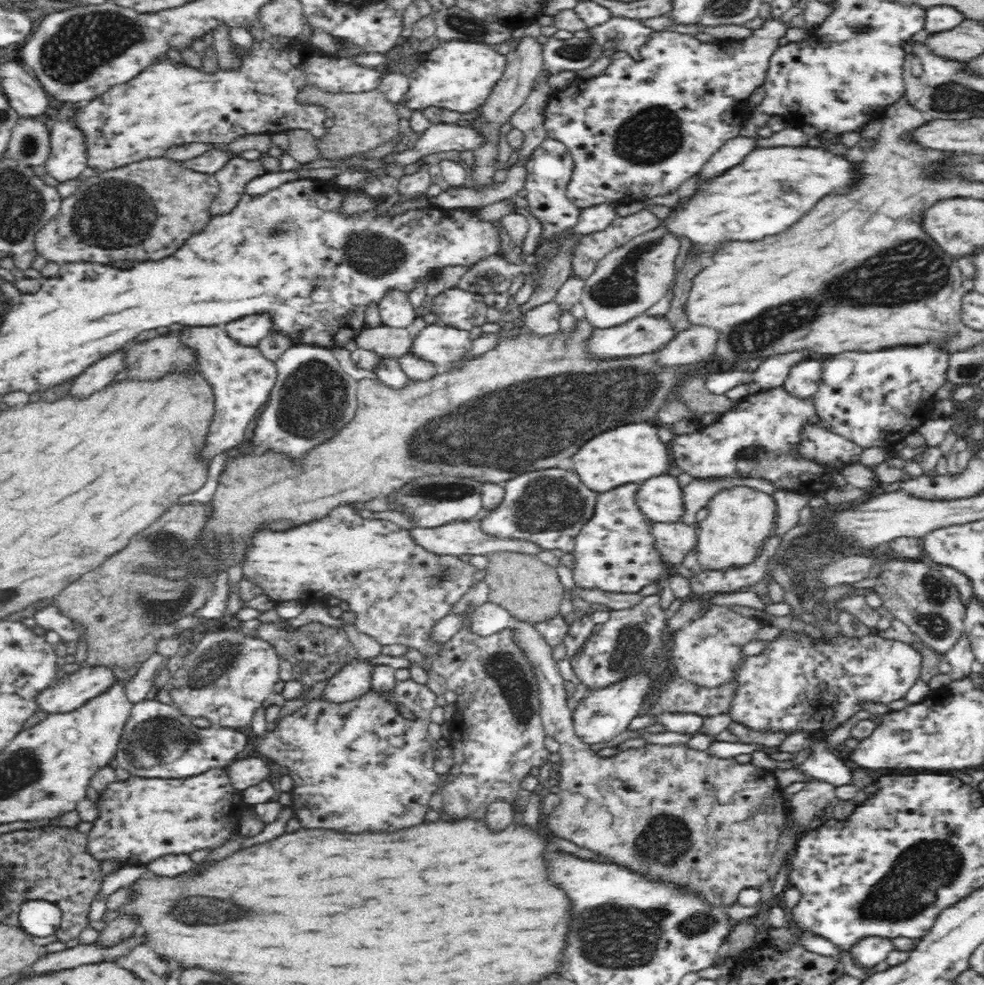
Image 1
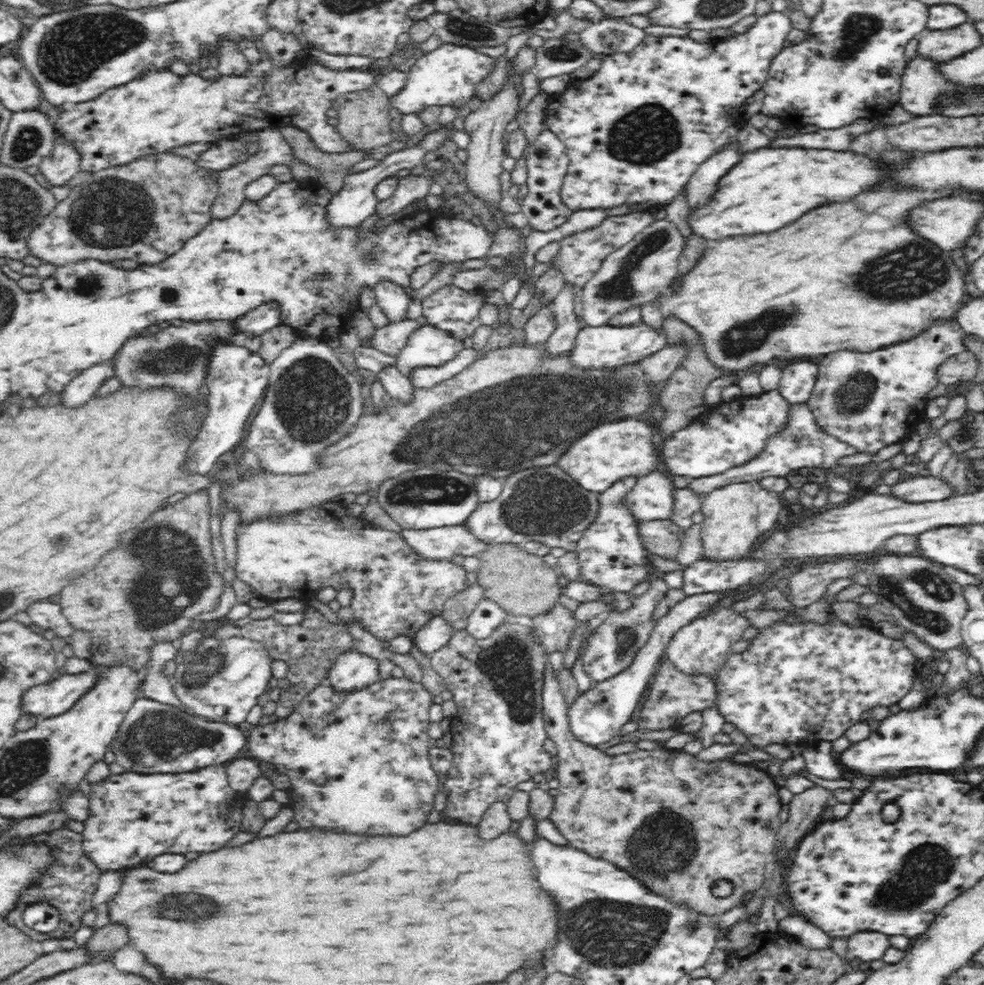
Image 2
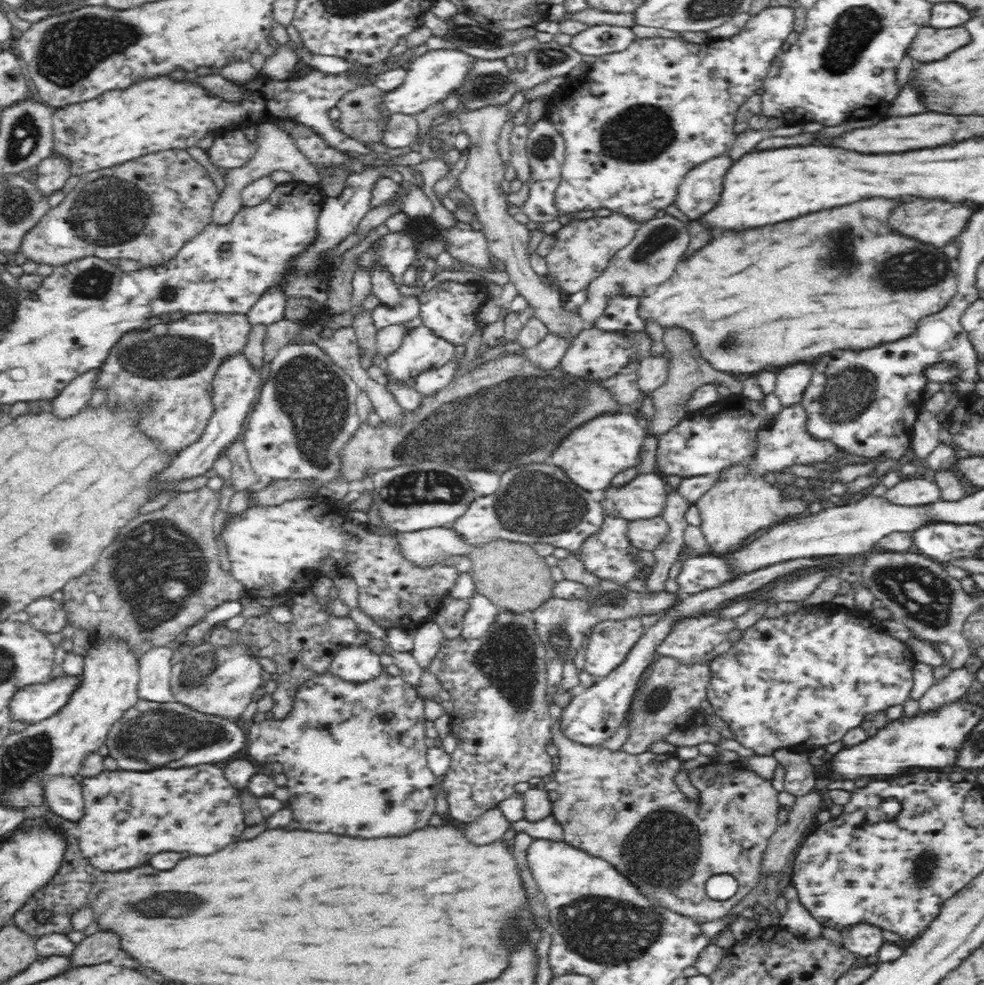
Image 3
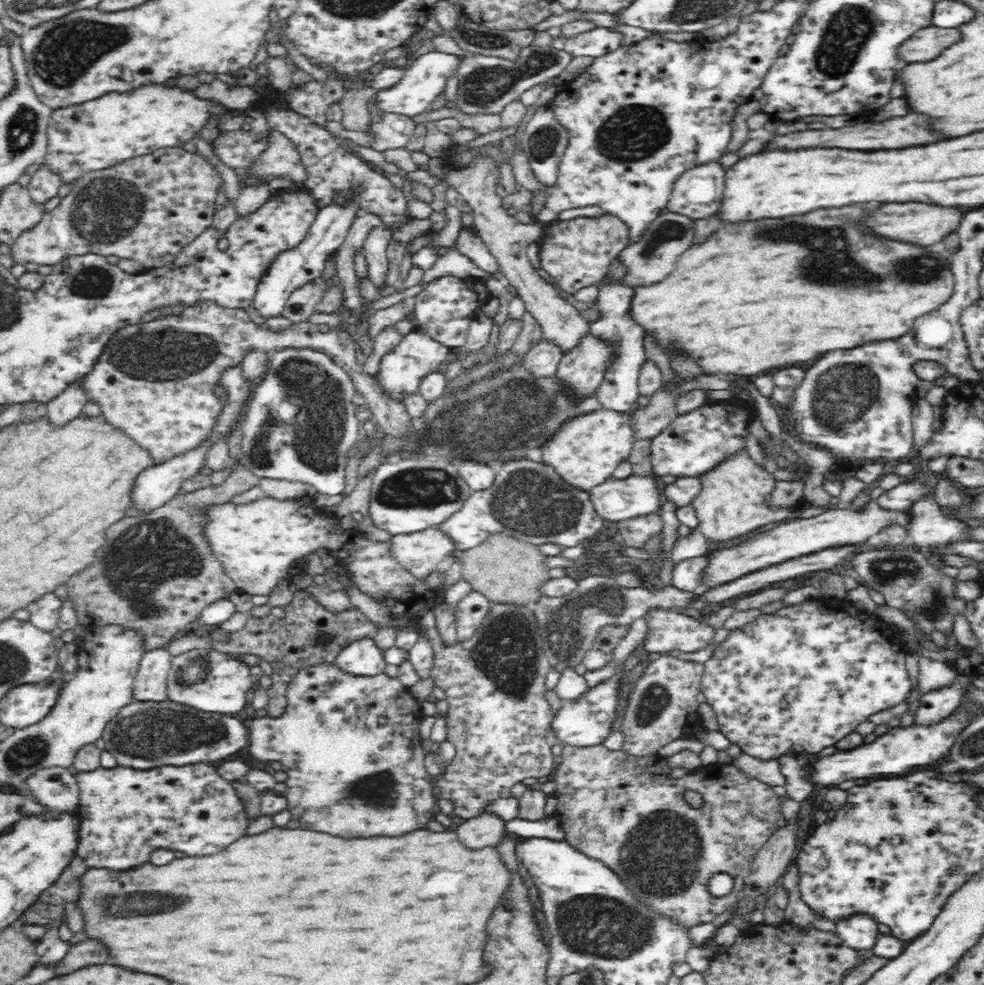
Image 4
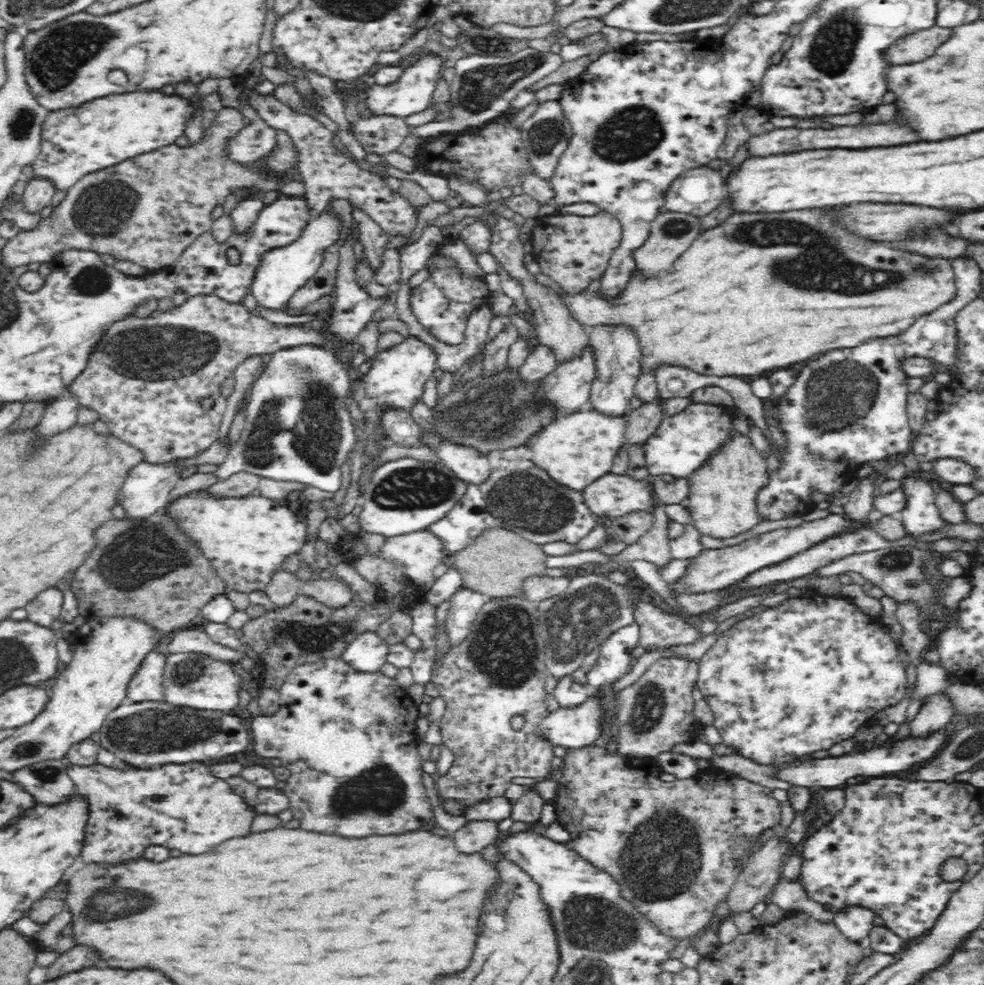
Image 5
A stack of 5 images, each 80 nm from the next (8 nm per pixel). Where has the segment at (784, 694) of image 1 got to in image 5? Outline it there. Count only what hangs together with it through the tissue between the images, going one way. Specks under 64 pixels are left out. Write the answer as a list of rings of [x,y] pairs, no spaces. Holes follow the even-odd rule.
[[[806,593],[797,598],[783,600],[775,607],[766,608],[754,616],[736,622],[721,633],[716,644],[698,661],[698,689],[702,692],[703,700],[714,712],[714,728],[722,735],[722,742],[728,751],[734,749],[738,755],[760,764],[781,766],[782,764],[790,764],[798,760],[798,756],[811,756],[818,750],[828,751],[828,748],[832,748],[836,742],[854,736],[856,730],[864,722],[868,722],[874,717],[874,714],[901,702],[909,687],[906,669],[904,669],[904,662],[900,658],[900,646],[894,642],[885,628],[880,616],[872,616],[862,612],[848,599]]]

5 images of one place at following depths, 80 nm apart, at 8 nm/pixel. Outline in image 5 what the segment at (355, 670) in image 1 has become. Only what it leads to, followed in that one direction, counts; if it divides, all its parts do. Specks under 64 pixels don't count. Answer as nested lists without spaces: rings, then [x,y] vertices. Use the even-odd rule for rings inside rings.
[[[364,632],[348,644],[339,656],[346,664],[360,672],[378,672],[387,663],[389,645],[376,632]]]

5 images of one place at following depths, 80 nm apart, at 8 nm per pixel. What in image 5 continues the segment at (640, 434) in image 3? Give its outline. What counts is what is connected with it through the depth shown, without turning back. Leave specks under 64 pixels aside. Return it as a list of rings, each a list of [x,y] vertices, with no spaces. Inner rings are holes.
[[[596,408],[556,418],[555,422],[542,430],[548,432],[538,436],[540,440],[536,440],[532,448],[526,448],[528,457],[540,468],[546,469],[556,482],[576,491],[584,491],[610,473],[620,450],[628,447],[625,416],[602,413]]]

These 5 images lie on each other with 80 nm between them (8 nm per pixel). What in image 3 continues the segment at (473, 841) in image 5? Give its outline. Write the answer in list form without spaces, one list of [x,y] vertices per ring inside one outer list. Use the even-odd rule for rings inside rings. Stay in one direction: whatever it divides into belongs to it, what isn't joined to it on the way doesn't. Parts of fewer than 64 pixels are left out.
[[[492,807],[480,816],[474,824],[468,824],[468,836],[476,840],[476,844],[490,844],[492,840],[498,840],[504,836],[504,832],[512,824],[507,820],[506,815],[502,813],[500,807]]]

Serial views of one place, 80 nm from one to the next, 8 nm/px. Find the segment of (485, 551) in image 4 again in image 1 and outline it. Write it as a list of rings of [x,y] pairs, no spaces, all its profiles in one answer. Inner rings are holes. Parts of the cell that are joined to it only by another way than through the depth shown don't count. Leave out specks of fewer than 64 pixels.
[[[518,552],[487,556],[490,560],[484,582],[489,588],[488,601],[500,605],[514,618],[530,624],[546,622],[568,608],[568,593],[558,579],[556,569],[540,561],[535,555]]]

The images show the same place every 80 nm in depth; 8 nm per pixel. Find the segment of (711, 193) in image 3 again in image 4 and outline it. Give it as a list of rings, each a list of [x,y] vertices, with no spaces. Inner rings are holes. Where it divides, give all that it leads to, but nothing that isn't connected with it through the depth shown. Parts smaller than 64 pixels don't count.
[[[712,161],[684,172],[674,184],[667,206],[669,213],[686,216],[692,221],[715,214],[723,200],[726,171],[720,162]]]

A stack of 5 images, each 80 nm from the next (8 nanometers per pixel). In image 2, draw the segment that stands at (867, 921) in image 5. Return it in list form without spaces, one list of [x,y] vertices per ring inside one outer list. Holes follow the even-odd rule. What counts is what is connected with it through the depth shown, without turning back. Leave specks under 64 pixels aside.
[[[858,932],[847,943],[852,956],[860,962],[880,960],[891,946],[888,937],[879,932]]]

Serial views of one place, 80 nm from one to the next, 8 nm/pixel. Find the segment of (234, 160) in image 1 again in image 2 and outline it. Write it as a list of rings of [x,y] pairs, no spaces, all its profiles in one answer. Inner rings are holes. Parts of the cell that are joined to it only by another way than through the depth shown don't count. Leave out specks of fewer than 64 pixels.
[[[264,128],[263,131],[256,132],[259,138],[259,150],[249,155],[248,158],[232,163],[228,168],[218,172],[217,185],[219,191],[211,207],[211,216],[216,220],[224,220],[225,217],[232,216],[245,200],[245,188],[253,180],[270,173],[273,164],[283,164],[293,161],[293,154],[288,143],[283,139],[278,128]]]

